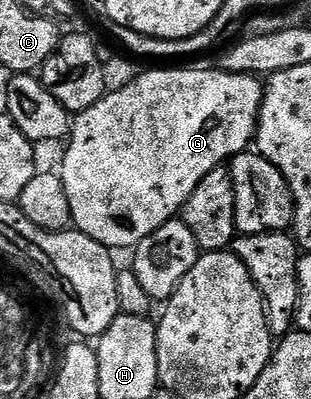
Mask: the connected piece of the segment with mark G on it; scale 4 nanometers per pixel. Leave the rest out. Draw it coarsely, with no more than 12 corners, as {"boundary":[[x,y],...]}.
{"boundary":[[157,66],[76,113],[76,231],[136,249],[250,147],[263,84]]}

